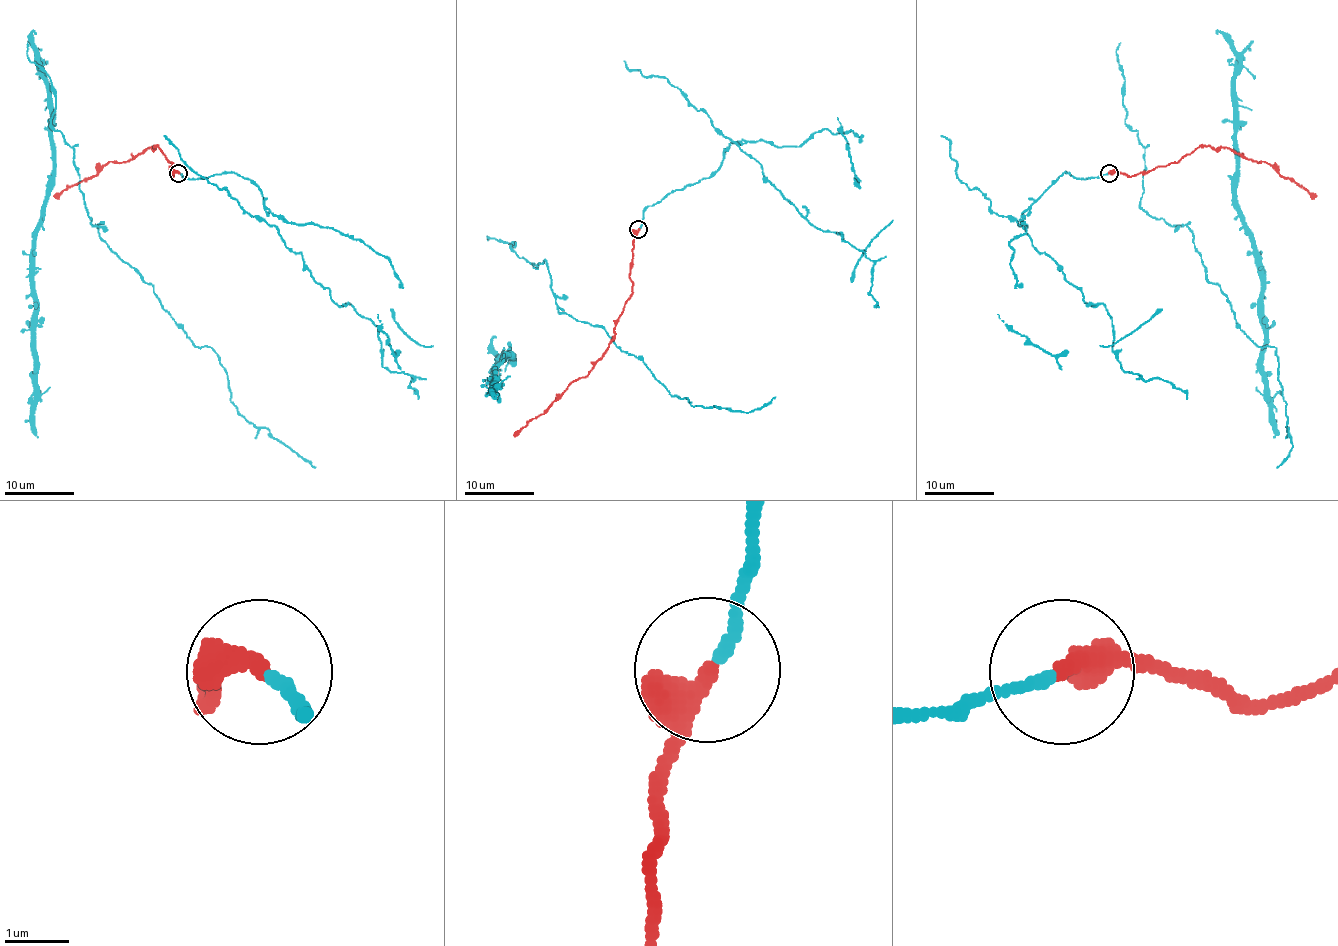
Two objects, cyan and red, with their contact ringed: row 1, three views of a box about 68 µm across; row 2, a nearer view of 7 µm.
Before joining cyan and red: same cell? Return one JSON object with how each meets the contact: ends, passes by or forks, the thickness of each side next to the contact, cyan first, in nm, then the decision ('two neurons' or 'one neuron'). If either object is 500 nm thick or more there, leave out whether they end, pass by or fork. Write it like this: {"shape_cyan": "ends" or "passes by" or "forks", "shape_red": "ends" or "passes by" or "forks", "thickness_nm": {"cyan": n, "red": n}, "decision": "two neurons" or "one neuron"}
{"shape_cyan": "ends", "shape_red": "ends", "thickness_nm": {"cyan": 180, "red": 400}, "decision": "one neuron"}

